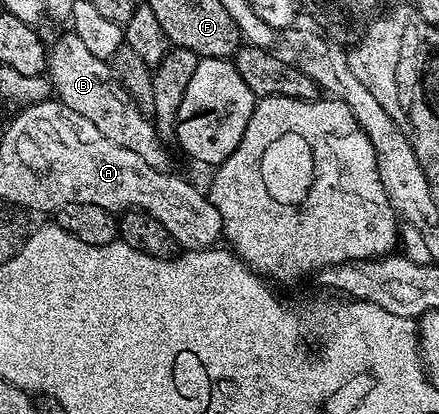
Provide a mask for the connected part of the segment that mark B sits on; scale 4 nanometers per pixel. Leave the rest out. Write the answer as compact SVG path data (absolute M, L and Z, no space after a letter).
M66 33L55 41L54 47L48 51L48 78L57 102L68 105L80 117L88 117L108 141L116 141L116 145L124 145L124 149L132 149L132 153L140 153L152 169L170 171L170 155L166 152L167 144L158 138L158 130L154 127L153 118L141 111L132 101L132 97L118 82L111 64L100 57L92 57L92 52L72 33Z

